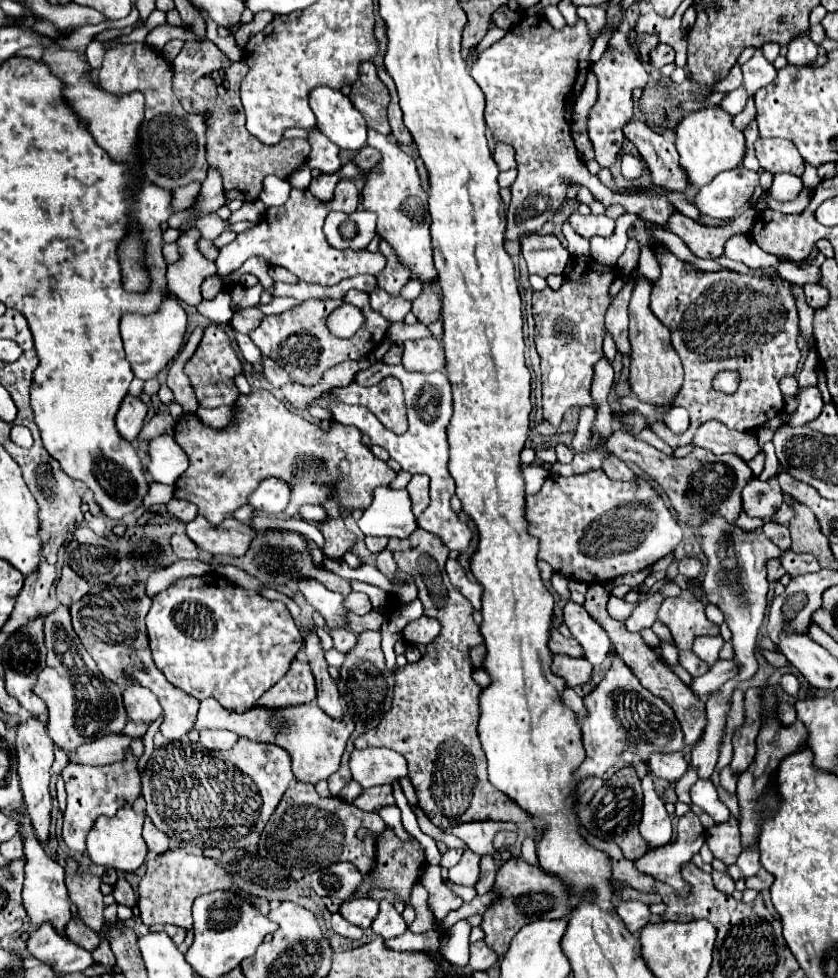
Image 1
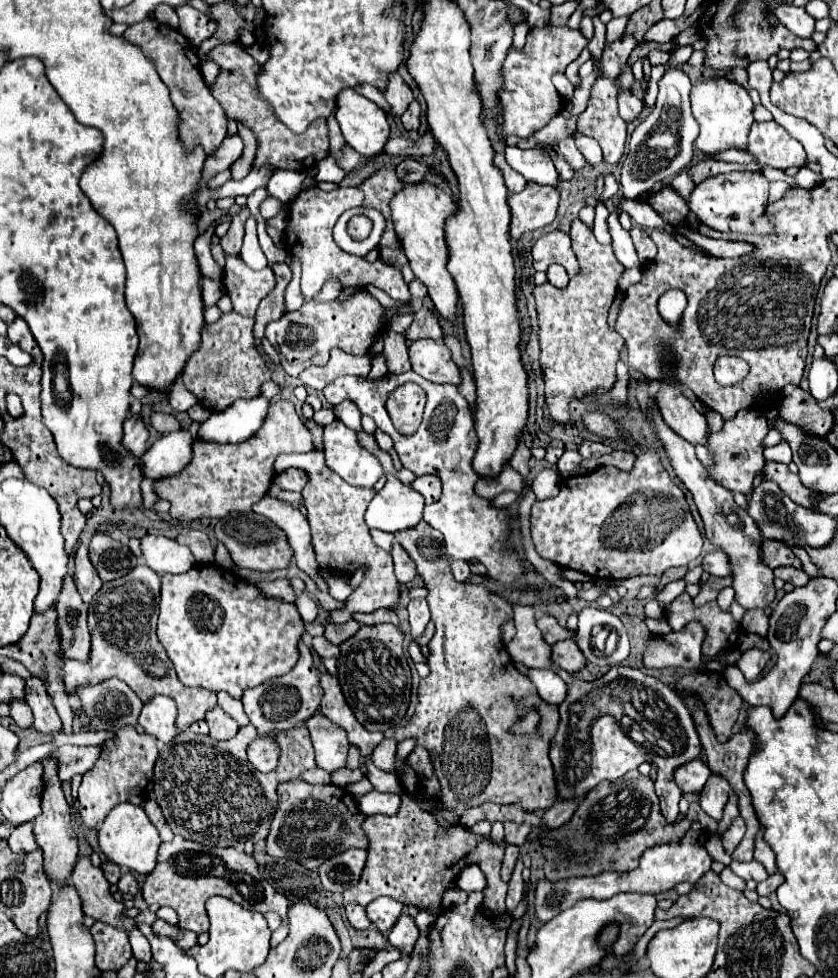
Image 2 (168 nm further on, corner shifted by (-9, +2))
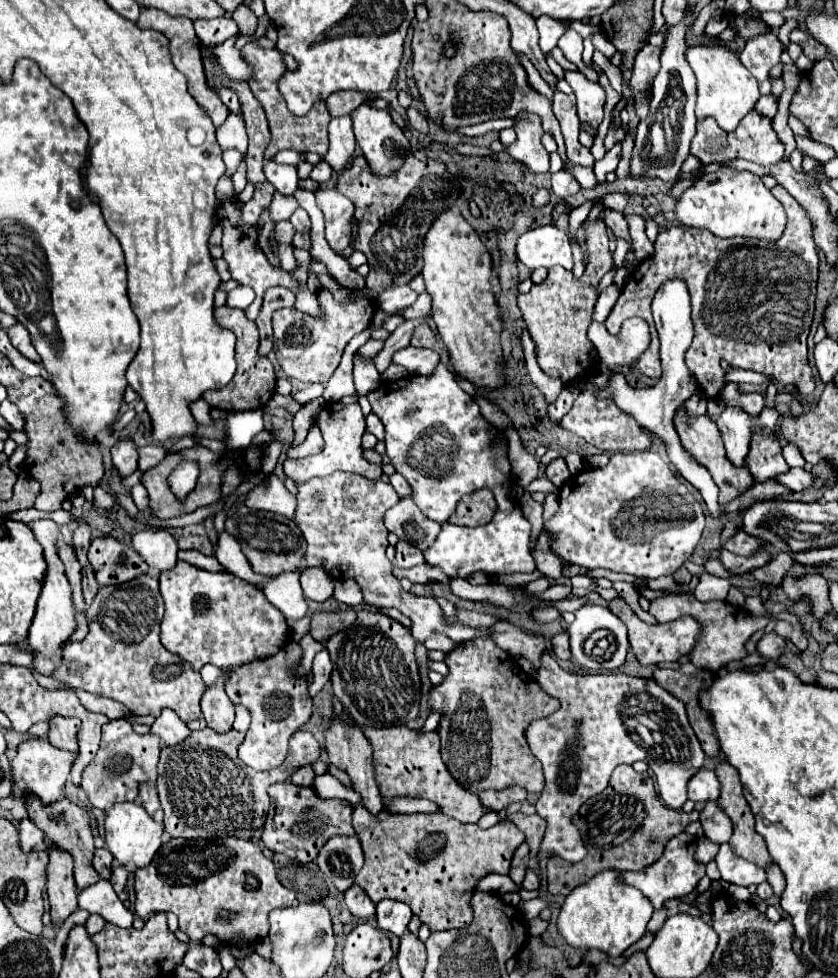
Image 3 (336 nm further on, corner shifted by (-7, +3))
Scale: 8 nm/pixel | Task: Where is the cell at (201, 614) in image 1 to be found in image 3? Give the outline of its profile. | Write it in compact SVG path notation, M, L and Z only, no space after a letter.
M178 562L176 568L160 574L160 594L164 598L164 608L166 608L160 624L162 646L166 646L168 652L178 654L180 660L188 662L196 672L200 672L204 664L214 664L228 672L252 660L264 660L282 650L282 646L290 636L290 628L282 612L274 608L256 586L246 584L244 580L228 572L206 572L194 568L188 562Z

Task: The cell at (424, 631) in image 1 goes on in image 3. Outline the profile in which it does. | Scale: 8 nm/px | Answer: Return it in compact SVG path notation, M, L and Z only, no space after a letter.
M430 634L428 638L426 638L426 642L424 642L424 646L428 648L428 650L442 650L442 652L448 652L452 646L454 646L454 642L448 638L448 636L444 636L444 634Z

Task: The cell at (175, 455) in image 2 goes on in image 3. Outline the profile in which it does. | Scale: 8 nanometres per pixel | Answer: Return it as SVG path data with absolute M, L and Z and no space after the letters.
M148 444L148 446L138 448L138 454L140 454L138 468L140 468L140 472L146 472L146 470L154 468L156 464L160 464L168 456L168 450L162 444Z

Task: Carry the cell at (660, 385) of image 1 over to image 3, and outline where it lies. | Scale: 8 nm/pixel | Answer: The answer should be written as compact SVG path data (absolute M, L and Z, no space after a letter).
M678 408L676 410L676 416L674 416L674 426L676 426L676 432L682 440L682 446L690 452L690 456L698 462L702 462L708 472L712 474L714 482L718 484L720 488L720 504L726 504L734 498L738 498L748 486L754 484L754 480L750 480L750 472L748 468L732 468L732 464L726 460L726 452L724 452L724 444L722 444L722 438L720 438L720 432L716 428L716 422L704 414L704 416L690 416L684 408Z

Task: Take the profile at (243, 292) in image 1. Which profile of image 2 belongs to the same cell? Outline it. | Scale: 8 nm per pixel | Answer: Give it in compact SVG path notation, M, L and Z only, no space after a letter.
M226 255L222 283L234 303L234 311L254 317L258 303L274 289L276 279L270 267L254 271L238 255Z

